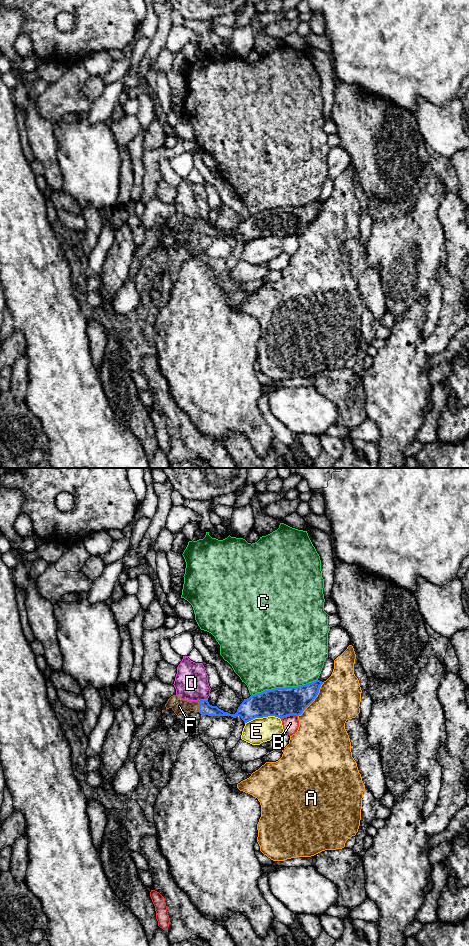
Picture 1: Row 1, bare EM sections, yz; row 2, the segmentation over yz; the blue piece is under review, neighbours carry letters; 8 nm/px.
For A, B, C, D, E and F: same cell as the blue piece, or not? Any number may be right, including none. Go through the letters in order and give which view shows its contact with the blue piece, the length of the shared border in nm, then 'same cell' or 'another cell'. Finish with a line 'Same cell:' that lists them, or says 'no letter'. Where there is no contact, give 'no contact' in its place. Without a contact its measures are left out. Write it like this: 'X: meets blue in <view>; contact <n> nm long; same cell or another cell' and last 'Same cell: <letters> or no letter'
A: meets blue in yz; contact 340 nm long; another cell
B: meets blue in yz; contact 140 nm long; another cell
C: meets blue in yz; contact 550 nm long; another cell
D: meets blue in yz; contact 70 nm long; another cell
E: meets blue in yz; contact 300 nm long; another cell
F: meets blue in yz; contact 90 nm long; same cell
Same cell: F

